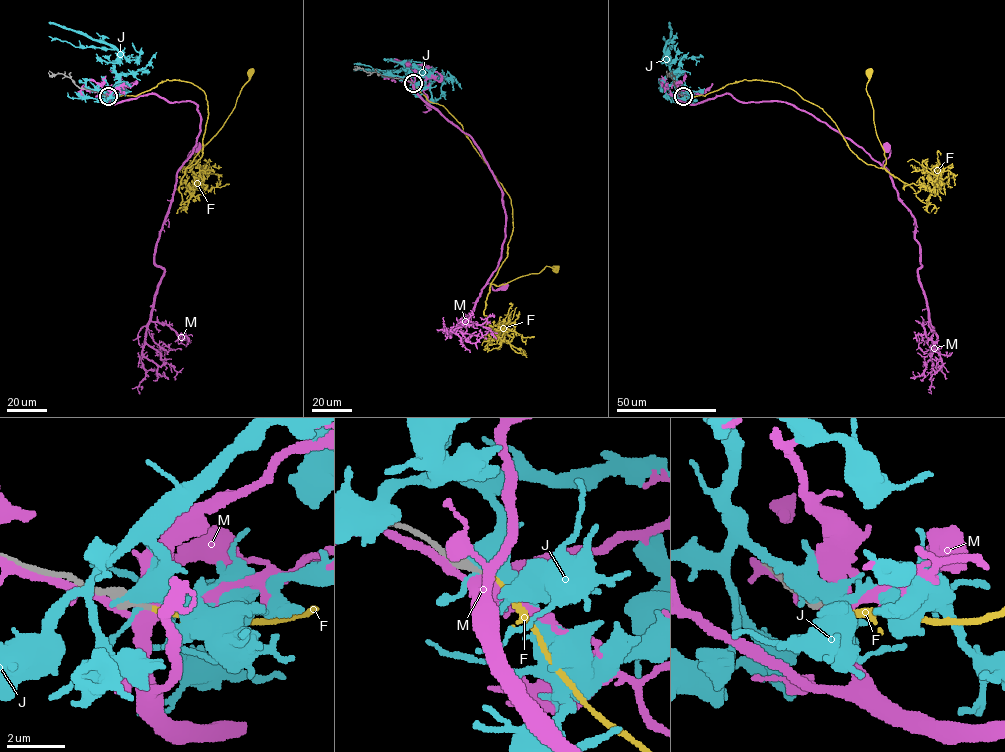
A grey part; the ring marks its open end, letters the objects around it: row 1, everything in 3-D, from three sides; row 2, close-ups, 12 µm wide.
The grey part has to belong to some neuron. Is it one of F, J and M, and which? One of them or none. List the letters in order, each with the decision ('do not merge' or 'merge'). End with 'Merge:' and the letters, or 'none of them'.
F: merge
J: do not merge
M: do not merge
Merge: F

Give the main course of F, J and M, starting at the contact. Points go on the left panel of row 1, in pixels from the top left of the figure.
F: (108, 96), (190, 82), (206, 96), (208, 118), (202, 155), (180, 180), (181, 204), (211, 161)
J: (107, 96), (118, 81), (114, 61), (121, 50), (76, 47), (48, 36)
M: (107, 96), (116, 104), (155, 94), (194, 103), (199, 113), (155, 245), (164, 275), (144, 341), (175, 379)

